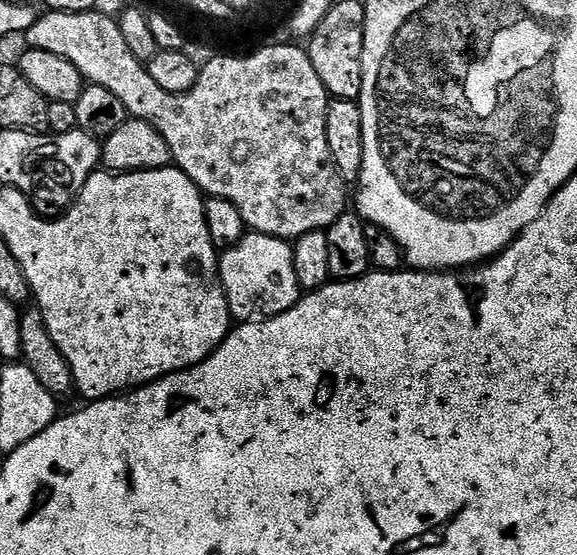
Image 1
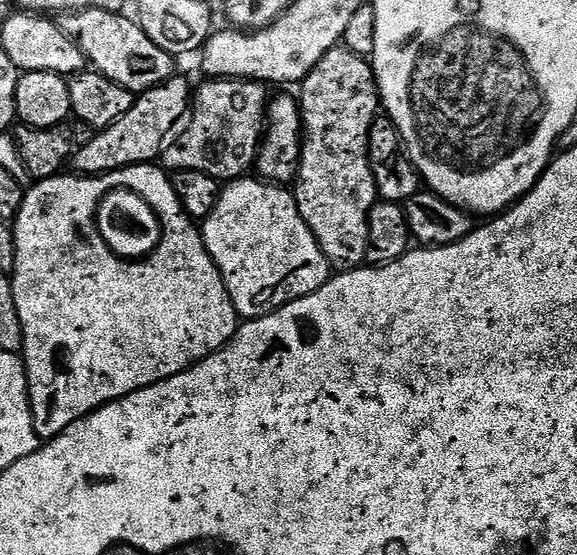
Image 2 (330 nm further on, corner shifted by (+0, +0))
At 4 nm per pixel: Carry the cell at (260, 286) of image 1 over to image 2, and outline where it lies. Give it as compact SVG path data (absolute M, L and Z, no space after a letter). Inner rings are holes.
M241 178L238 180L229 180L220 189L220 197L214 206L214 210L202 222L202 235L204 245L210 254L210 258L216 263L216 269L220 272L220 277L224 279L224 285L228 291L228 296L232 300L232 305L236 308L237 317L255 318L257 316L266 316L270 312L275 312L282 306L286 306L290 302L294 302L298 298L306 298L310 294L318 291L325 282L330 279L330 269L328 267L328 259L322 254L322 250L318 246L318 242L314 238L314 234L306 226L306 222L302 218L302 214L296 205L296 197L287 187L271 182L265 182L263 179L248 180L249 178Z

